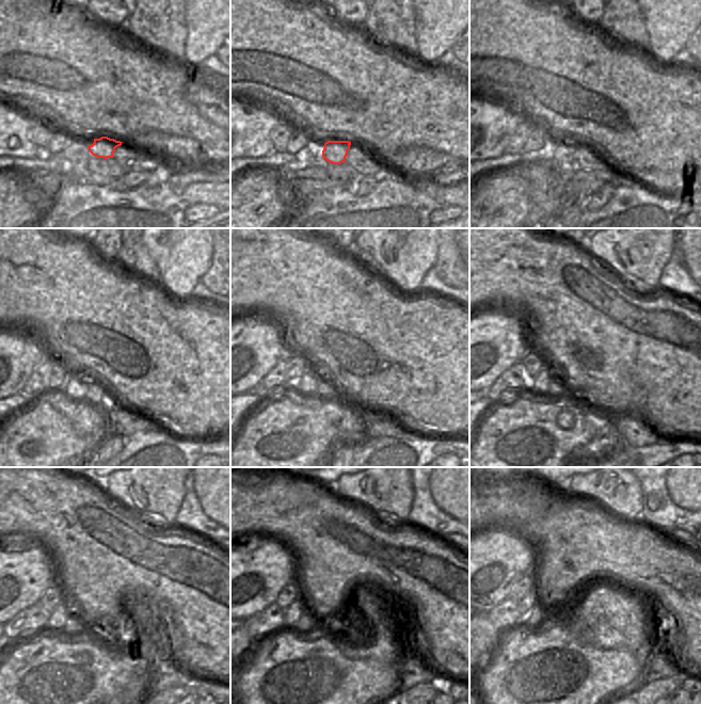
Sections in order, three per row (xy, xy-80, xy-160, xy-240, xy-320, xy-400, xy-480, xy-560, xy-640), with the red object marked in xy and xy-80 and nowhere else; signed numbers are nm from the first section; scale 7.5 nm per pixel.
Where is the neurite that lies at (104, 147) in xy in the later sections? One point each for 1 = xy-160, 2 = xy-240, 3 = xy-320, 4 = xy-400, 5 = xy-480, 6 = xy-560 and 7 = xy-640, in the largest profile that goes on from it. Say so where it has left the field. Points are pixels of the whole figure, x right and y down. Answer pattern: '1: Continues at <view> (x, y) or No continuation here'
1: Continues at xy-160 (563, 155)
2: Continues at xy-240 (76, 388)
3: Continues at xy-320 (308, 382)
4: Continues at xy-400 (540, 383)
5: Continues at xy-480 (58, 617)
6: Continues at xy-560 (291, 613)
7: Continues at xy-640 (531, 600)

